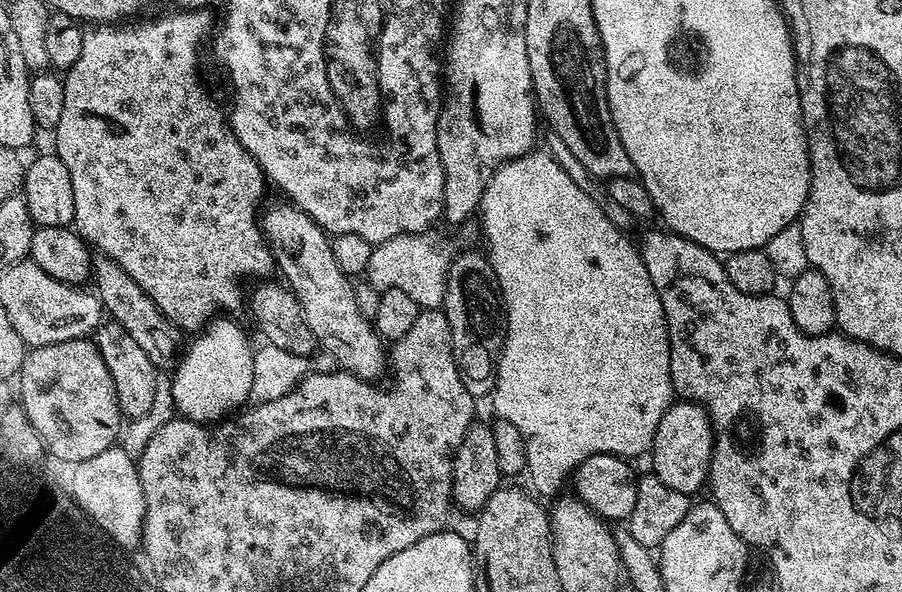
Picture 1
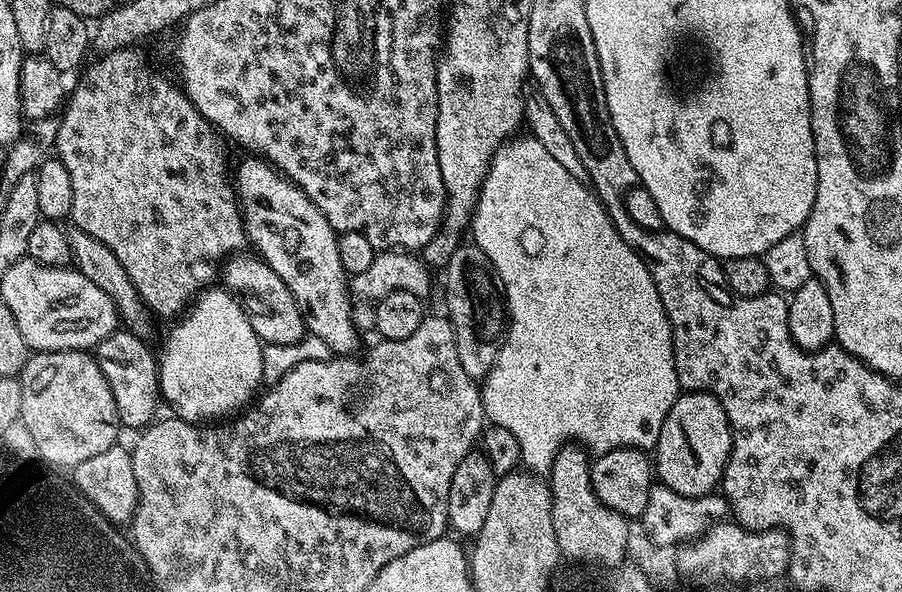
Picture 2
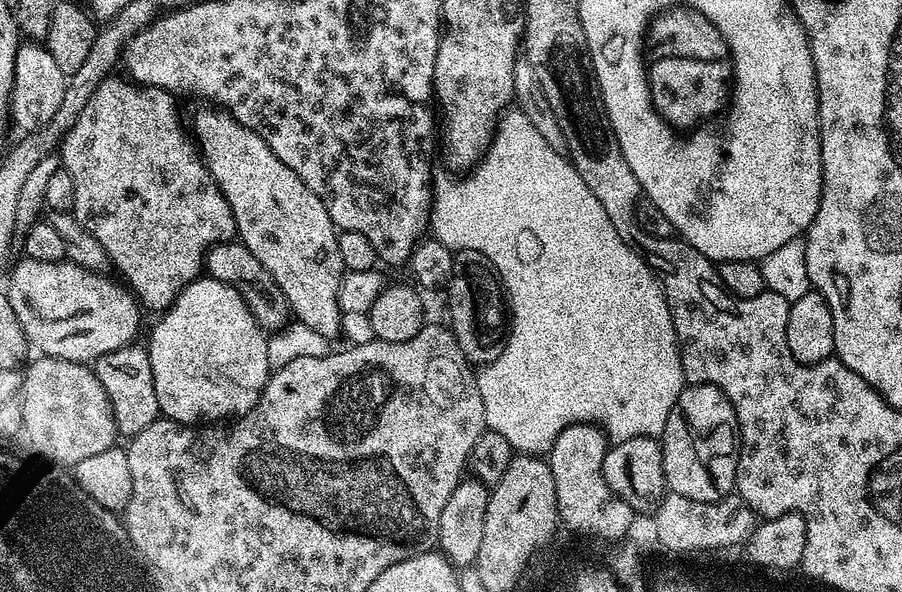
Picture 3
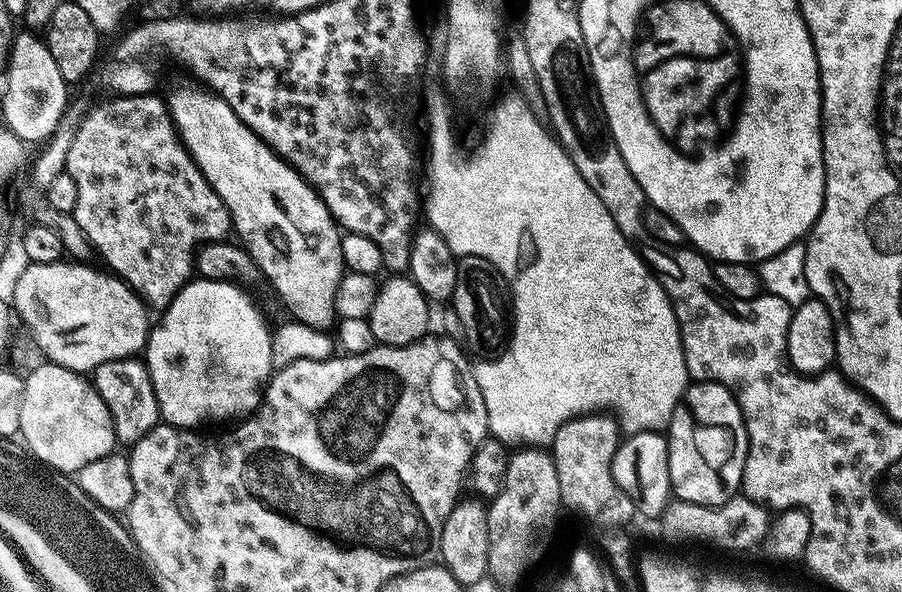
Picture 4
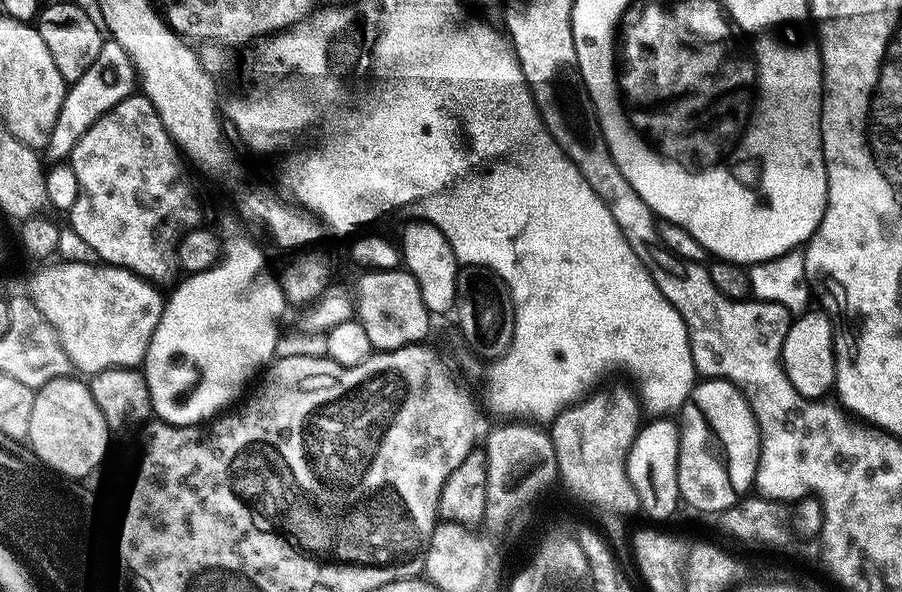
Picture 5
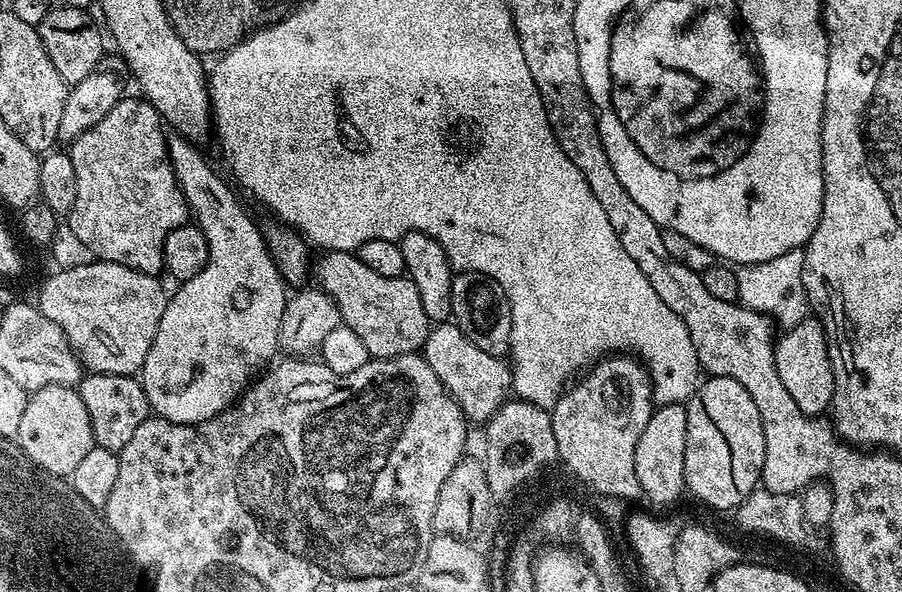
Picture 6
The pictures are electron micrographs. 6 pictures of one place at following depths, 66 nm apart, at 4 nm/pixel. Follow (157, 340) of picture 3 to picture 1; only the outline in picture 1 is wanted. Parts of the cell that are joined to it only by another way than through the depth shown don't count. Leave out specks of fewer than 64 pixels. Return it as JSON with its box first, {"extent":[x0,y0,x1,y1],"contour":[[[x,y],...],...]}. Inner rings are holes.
{"extent":[171,318,255,424],"contour":[[[218,318],[211,321],[193,340],[190,348],[185,349],[175,372],[174,382],[171,383],[172,401],[175,409],[187,420],[196,423],[212,424],[227,417],[234,408],[239,409],[244,400],[251,395],[253,384],[253,358],[255,356],[253,345],[245,332],[232,320],[232,318]]]}

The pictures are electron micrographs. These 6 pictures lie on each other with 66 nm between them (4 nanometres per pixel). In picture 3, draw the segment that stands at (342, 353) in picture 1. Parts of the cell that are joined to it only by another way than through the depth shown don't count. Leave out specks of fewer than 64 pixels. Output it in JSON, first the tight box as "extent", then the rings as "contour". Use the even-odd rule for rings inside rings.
{"extent":[190,106,346,338],"contour":[[[212,106],[204,109],[190,120],[190,132],[208,165],[208,173],[222,190],[230,210],[234,214],[236,223],[236,236],[239,243],[245,244],[270,270],[270,278],[278,282],[278,290],[286,294],[288,311],[299,323],[310,326],[310,330],[318,330],[318,334],[329,338],[340,336],[341,310],[338,302],[340,278],[346,269],[342,262],[342,254],[338,254],[338,229],[333,224],[330,214],[326,214],[326,206],[322,206],[320,199],[309,190],[306,182],[286,166],[270,150],[270,146],[257,132],[251,132],[242,126],[232,116],[223,110]]]}

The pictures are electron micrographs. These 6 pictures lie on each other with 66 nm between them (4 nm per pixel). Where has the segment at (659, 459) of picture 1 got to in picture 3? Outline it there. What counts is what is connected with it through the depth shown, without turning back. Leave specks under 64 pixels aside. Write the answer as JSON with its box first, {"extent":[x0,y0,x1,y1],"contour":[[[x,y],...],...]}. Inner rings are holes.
{"extent":[662,384,740,503],"contour":[[[688,384],[678,394],[678,402],[670,410],[666,418],[666,426],[662,437],[662,466],[664,482],[668,492],[682,494],[695,502],[714,503],[724,497],[733,495],[736,486],[736,471],[740,461],[740,430],[736,426],[734,406],[722,394],[720,388],[712,384]]]}

